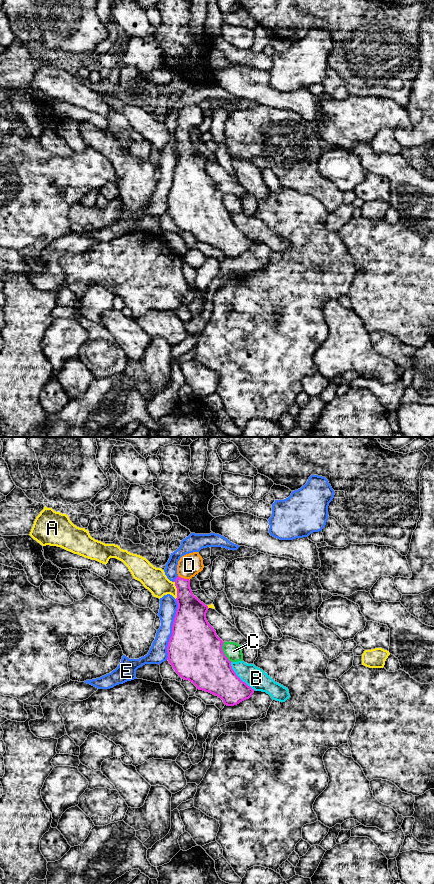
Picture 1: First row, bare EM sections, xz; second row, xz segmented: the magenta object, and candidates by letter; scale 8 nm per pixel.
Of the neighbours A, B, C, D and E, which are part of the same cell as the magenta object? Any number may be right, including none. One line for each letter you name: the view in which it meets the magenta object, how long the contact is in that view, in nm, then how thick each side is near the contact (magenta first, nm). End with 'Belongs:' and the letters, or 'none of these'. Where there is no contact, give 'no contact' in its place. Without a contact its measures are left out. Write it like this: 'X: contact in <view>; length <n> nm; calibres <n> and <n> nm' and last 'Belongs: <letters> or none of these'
D: contact in xz; length 100 nm; calibres 200 and 180 nm
Belongs: D

